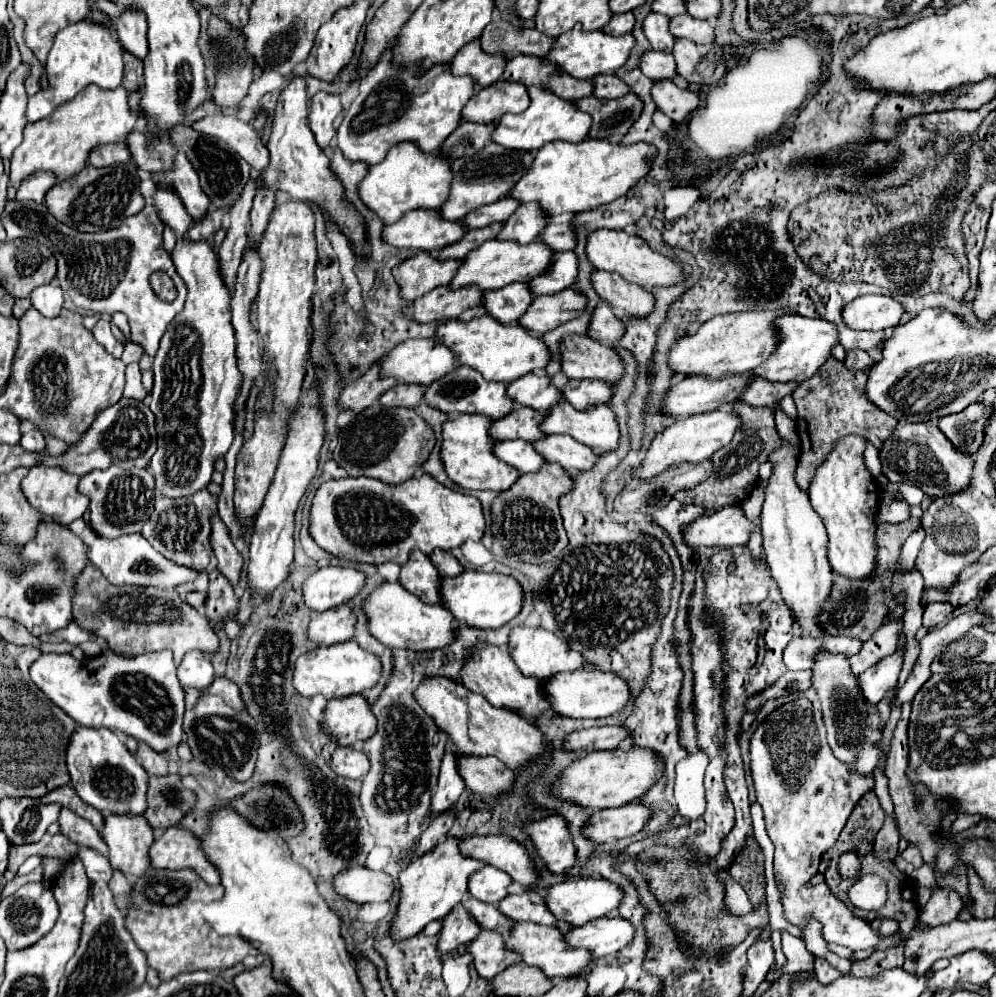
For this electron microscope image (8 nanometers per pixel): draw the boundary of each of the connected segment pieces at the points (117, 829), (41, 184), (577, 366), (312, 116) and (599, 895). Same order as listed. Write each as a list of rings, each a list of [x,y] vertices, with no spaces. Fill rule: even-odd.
[[[106,814],[104,816],[104,826],[100,830],[102,840],[108,846],[108,858],[112,868],[118,868],[130,878],[142,876],[146,868],[150,868],[148,860],[148,848],[154,842],[154,830],[146,822],[144,816],[122,816],[122,814]]]
[[[38,172],[38,176],[32,176],[30,180],[22,182],[22,188],[18,188],[16,192],[16,200],[32,200],[36,204],[42,204],[44,194],[50,190],[50,186],[54,186],[54,176],[50,176],[50,172]]]
[[[580,334],[562,336],[560,366],[568,378],[596,378],[610,384],[624,372],[620,356],[614,348]]]
[[[318,92],[312,96],[308,124],[310,124],[310,130],[314,132],[320,148],[326,148],[330,138],[336,134],[334,120],[340,114],[340,110],[342,110],[342,104],[340,104],[338,94]]]
[[[568,878],[564,882],[556,882],[548,886],[544,894],[546,906],[554,914],[554,918],[570,924],[572,928],[584,926],[586,922],[602,918],[610,910],[616,910],[620,904],[620,898],[622,898],[622,890],[604,878],[578,878],[578,880]]]

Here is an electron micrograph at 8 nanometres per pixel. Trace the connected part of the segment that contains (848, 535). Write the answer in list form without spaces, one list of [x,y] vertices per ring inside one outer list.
[[[846,436],[834,444],[830,454],[824,458],[822,464],[816,466],[816,474],[810,480],[808,496],[812,502],[812,508],[818,512],[822,518],[826,532],[828,532],[828,562],[836,574],[844,574],[850,578],[866,580],[872,576],[876,568],[876,556],[878,556],[878,546],[876,546],[876,524],[874,516],[878,514],[878,498],[880,498],[880,488],[874,476],[866,470],[864,466],[864,438],[862,436]]]

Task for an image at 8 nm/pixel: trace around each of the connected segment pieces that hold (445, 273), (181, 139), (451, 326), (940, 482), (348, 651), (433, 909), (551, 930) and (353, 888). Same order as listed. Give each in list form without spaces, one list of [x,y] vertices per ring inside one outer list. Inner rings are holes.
[[[430,252],[410,254],[392,270],[396,284],[400,286],[400,298],[412,302],[438,286],[448,286],[458,264],[460,260],[436,260]]]
[[[178,124],[176,128],[172,128],[170,134],[170,142],[178,148],[178,150],[184,150],[184,154],[188,156],[188,160],[192,162],[194,170],[198,172],[200,176],[200,186],[202,190],[206,192],[206,196],[210,198],[212,206],[230,206],[234,200],[238,200],[238,196],[242,194],[242,188],[244,184],[250,180],[250,174],[252,174],[252,168],[250,164],[234,150],[230,148],[226,142],[222,142],[220,138],[214,138],[214,136],[208,136],[208,134],[200,134],[200,132],[194,132],[190,126],[186,124]]]
[[[490,316],[472,318],[470,322],[462,322],[462,320],[442,322],[436,328],[434,340],[438,344],[448,346],[454,352],[460,366],[470,366],[478,370],[486,380],[492,380],[492,382],[510,384],[512,380],[524,374],[542,370],[548,362],[546,344],[540,338],[530,336],[518,324],[506,328],[504,324],[498,324],[498,320],[490,320]]]
[[[932,422],[898,424],[892,436],[880,448],[882,474],[890,482],[920,486],[930,498],[946,496],[946,492],[958,492],[958,488],[966,488],[966,484],[970,484],[972,462],[972,456],[962,456],[962,452],[954,452],[954,446]]]
[[[348,640],[332,646],[318,646],[302,654],[294,664],[292,686],[304,698],[322,694],[324,698],[332,700],[332,698],[362,694],[370,690],[378,682],[378,678],[380,678],[380,660],[374,654],[362,650],[354,640]]]
[[[446,838],[446,842],[434,848],[434,852],[420,856],[400,872],[400,900],[388,930],[392,940],[406,940],[416,936],[428,922],[444,918],[462,900],[470,872],[476,872],[484,864],[462,856],[458,852],[458,840],[460,838]]]
[[[516,922],[506,938],[506,950],[512,950],[522,956],[522,960],[528,966],[540,968],[548,978],[570,978],[576,976],[578,972],[586,970],[588,964],[592,962],[590,952],[582,948],[570,948],[568,944],[562,944],[562,934],[554,926],[538,926],[538,924],[526,924],[526,922]]]
[[[350,866],[334,876],[334,890],[356,904],[388,902],[394,884],[386,872],[374,872],[366,866]]]

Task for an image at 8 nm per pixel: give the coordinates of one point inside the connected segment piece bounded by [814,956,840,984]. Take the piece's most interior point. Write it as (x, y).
(826, 974)

